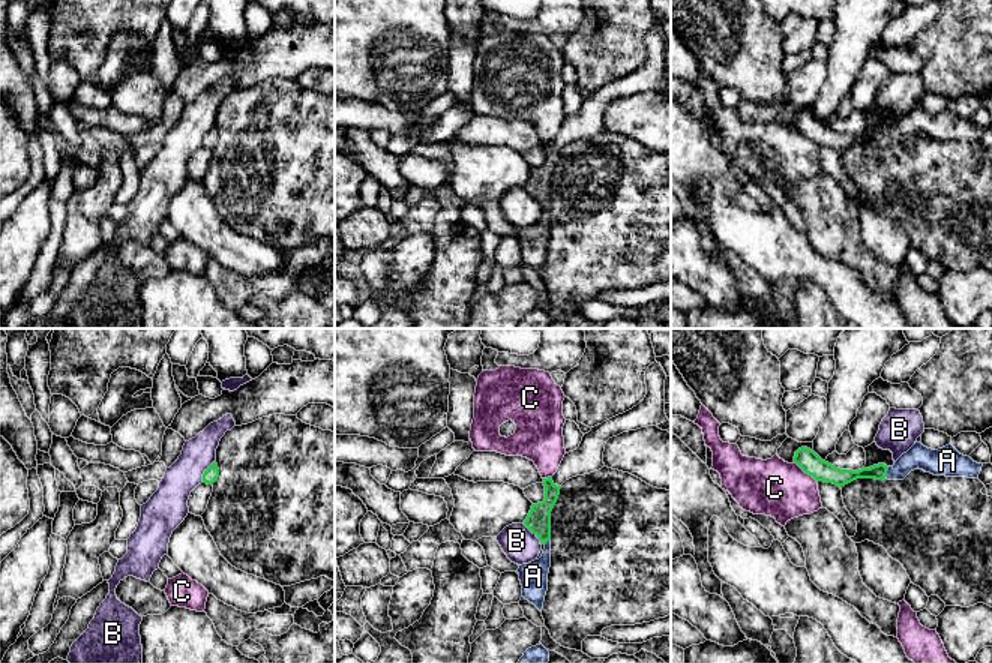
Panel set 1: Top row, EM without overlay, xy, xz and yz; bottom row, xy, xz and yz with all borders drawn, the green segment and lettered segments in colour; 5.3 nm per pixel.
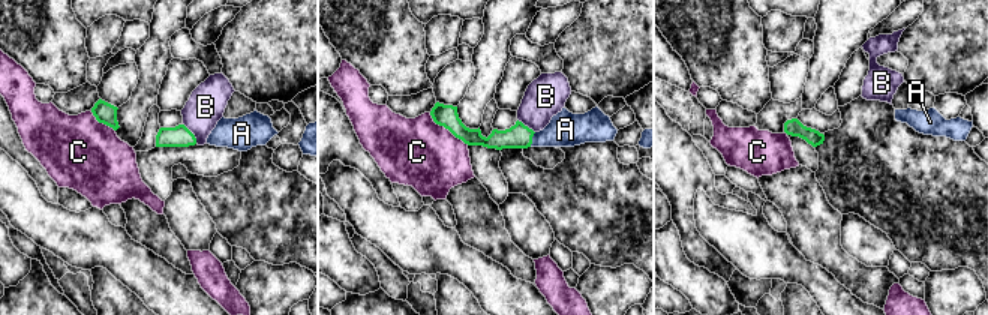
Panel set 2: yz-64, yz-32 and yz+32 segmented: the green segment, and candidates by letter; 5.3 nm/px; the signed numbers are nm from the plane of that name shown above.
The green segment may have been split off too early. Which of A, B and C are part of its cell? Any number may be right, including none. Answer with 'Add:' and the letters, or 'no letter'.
Add: A

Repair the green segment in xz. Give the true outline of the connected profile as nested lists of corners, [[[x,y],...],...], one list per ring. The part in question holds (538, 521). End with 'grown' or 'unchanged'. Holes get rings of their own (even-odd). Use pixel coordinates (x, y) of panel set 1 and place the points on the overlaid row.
[[[552,477],[543,478],[545,500],[533,504],[524,525],[545,544],[539,560],[522,564],[518,568],[522,585],[522,597],[533,603],[540,612],[548,591],[548,573],[551,567],[551,512],[558,500],[561,486]]]; grown

